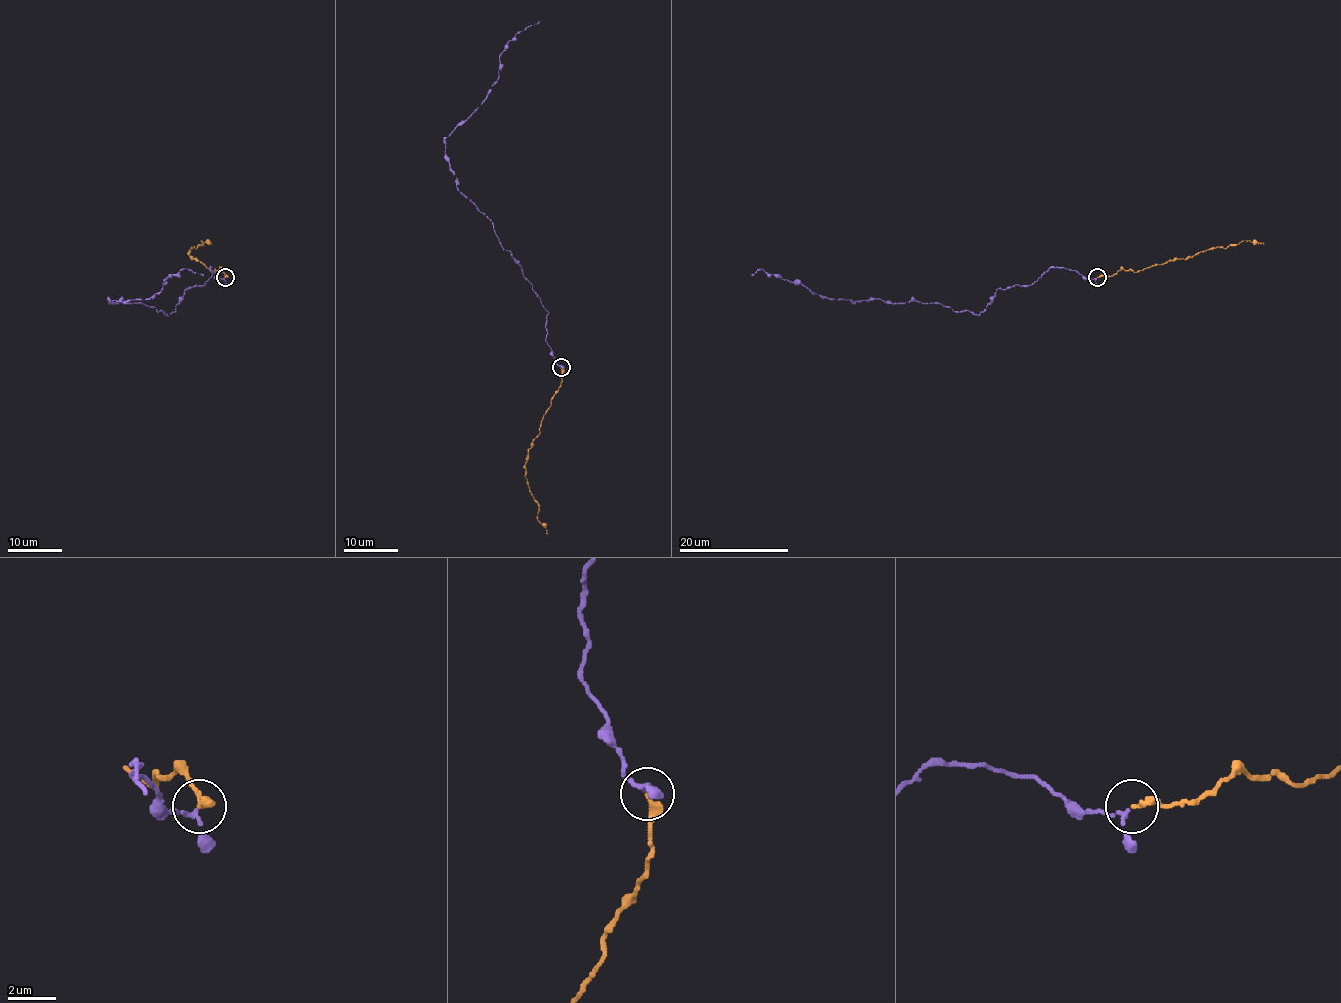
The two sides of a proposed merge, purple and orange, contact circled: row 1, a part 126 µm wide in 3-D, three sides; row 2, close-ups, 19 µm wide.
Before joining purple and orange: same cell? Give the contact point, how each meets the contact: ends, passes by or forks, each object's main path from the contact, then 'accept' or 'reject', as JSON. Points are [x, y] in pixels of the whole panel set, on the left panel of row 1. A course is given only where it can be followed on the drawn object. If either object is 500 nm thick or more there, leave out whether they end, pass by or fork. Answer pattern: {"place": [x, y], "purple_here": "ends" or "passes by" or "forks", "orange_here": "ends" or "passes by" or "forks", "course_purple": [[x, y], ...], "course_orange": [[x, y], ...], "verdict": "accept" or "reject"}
{"place": [225, 277], "purple_here": "passes by", "orange_here": "ends", "course_purple": [[224, 277], [210, 268], [204, 285], [185, 288], [170, 314], [109, 300], [148, 299], [183, 269], [203, 276]], "course_orange": [[225, 277], [221, 269], [210, 270], [189, 255], [191, 248], [203, 244], [200, 240], [211, 244]], "verdict": "accept"}

